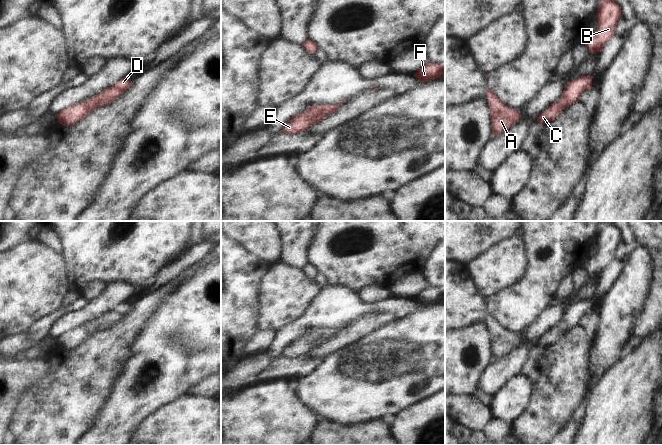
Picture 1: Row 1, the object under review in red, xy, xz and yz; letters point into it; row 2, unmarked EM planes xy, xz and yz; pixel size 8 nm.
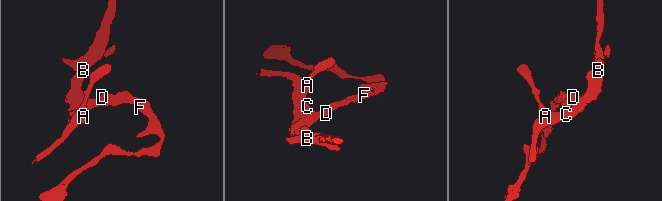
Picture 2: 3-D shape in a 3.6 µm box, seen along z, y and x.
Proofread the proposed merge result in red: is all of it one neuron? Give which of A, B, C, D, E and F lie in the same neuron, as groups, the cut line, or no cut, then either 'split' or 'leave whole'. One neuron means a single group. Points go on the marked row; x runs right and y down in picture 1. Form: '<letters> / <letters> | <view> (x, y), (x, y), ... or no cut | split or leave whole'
A B C D E F | no cut | leave whole

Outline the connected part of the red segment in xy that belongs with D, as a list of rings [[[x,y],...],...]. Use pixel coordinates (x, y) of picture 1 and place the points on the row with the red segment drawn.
[[[125,75],[114,86],[105,89],[100,94],[94,95],[87,101],[77,103],[57,113],[57,121],[64,126],[72,126],[77,124],[86,115],[90,114],[98,107],[108,105],[112,101],[116,100],[124,93],[126,89],[131,86],[131,84],[132,81],[128,78],[128,75]]]

